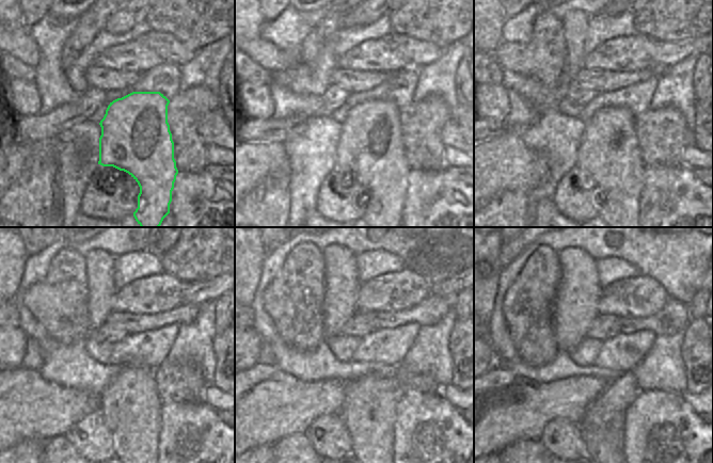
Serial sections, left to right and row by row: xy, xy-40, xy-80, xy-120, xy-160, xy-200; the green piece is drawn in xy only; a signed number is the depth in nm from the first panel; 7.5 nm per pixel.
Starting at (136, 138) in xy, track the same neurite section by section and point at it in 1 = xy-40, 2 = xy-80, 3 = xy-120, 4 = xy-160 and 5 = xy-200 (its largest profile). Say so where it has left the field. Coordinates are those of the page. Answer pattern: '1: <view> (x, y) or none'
1: xy-40 (370, 146)
2: xy-80 (609, 158)
3: xy-120 (130, 404)
4: xy-160 (368, 414)
5: xy-200 (605, 442)

